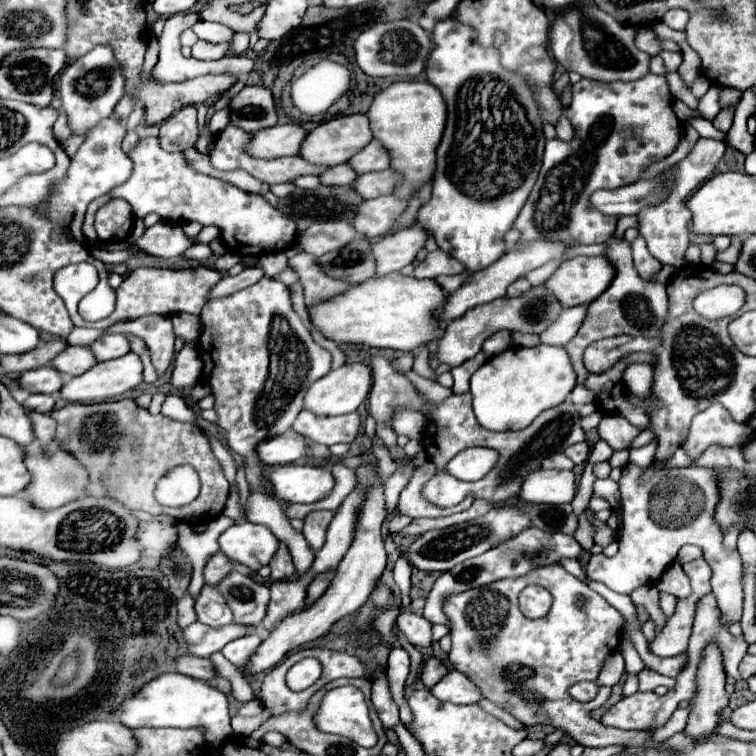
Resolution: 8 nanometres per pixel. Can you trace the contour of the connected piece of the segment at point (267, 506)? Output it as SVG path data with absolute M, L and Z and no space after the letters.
M264 276L256 284L204 304L200 334L200 358L204 362L204 378L216 398L218 426L228 432L228 446L246 460L248 500L246 520L266 524L272 534L288 544L298 576L314 562L314 550L306 544L302 532L296 532L286 518L282 504L266 490L262 464L256 452L260 440L290 430L302 410L302 398L310 384L330 372L332 356L322 346L314 344L310 332L294 312L288 288Z

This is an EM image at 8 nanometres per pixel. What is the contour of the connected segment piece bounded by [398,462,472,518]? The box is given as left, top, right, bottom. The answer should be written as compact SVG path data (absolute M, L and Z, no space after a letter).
M426 462L424 466L420 466L414 476L410 478L410 482L406 484L406 488L402 490L400 494L400 500L398 500L398 510L410 518L438 518L438 516L450 516L454 512L462 512L466 510L472 500L464 500L456 506L450 506L450 508L440 508L440 506L434 506L430 502L424 502L424 496L420 494L422 486L433 478L437 473L437 467L434 462Z

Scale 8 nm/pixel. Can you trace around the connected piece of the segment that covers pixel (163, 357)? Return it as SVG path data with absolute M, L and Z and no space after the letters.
M142 316L128 322L118 322L106 330L106 334L132 334L146 342L152 352L152 364L158 368L158 374L170 366L174 356L174 328L172 320L166 316Z

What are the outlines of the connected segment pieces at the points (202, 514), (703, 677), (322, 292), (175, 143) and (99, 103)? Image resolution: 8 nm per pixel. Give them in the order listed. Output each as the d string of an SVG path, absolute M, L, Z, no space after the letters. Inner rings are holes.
M124 398L124 400L116 400L116 402L100 402L100 404L66 404L60 410L52 410L48 412L50 418L56 420L56 434L54 434L54 442L62 448L66 448L66 452L70 452L76 460L80 460L80 464L86 468L88 472L88 494L92 496L110 496L114 500L118 500L120 504L124 504L130 510L144 510L150 514L170 514L180 522L188 522L188 524L206 524L214 518L220 516L224 502L228 498L228 480L224 478L210 446L208 440L202 436L202 432L192 426L192 424L180 424L176 420L170 420L162 414L152 416L148 410L140 408L134 400ZM178 464L190 464L192 468L196 468L196 472L200 474L200 482L202 482L202 490L200 496L194 500L194 506L182 506L182 508L166 508L160 506L154 500L154 486L156 482L166 474L166 470L178 466Z
M716 646L704 650L704 658L698 666L698 694L694 696L692 712L684 732L694 740L702 740L714 732L720 722L720 714L728 706L728 694L724 690L726 676L722 672L722 656Z
M298 252L296 256L292 256L288 260L288 266L292 270L296 270L296 274L298 274L298 282L304 288L306 306L320 304L320 302L334 298L348 290L346 282L330 278L324 272L320 272L320 266L316 264L316 256L312 256L312 254Z
M184 106L160 126L160 146L168 152L182 152L196 146L198 122L196 106Z
M96 46L92 52L70 62L60 74L60 100L62 112L68 118L72 134L86 136L100 120L108 118L124 96L124 78L120 74L120 64L114 60L114 54L108 46Z

